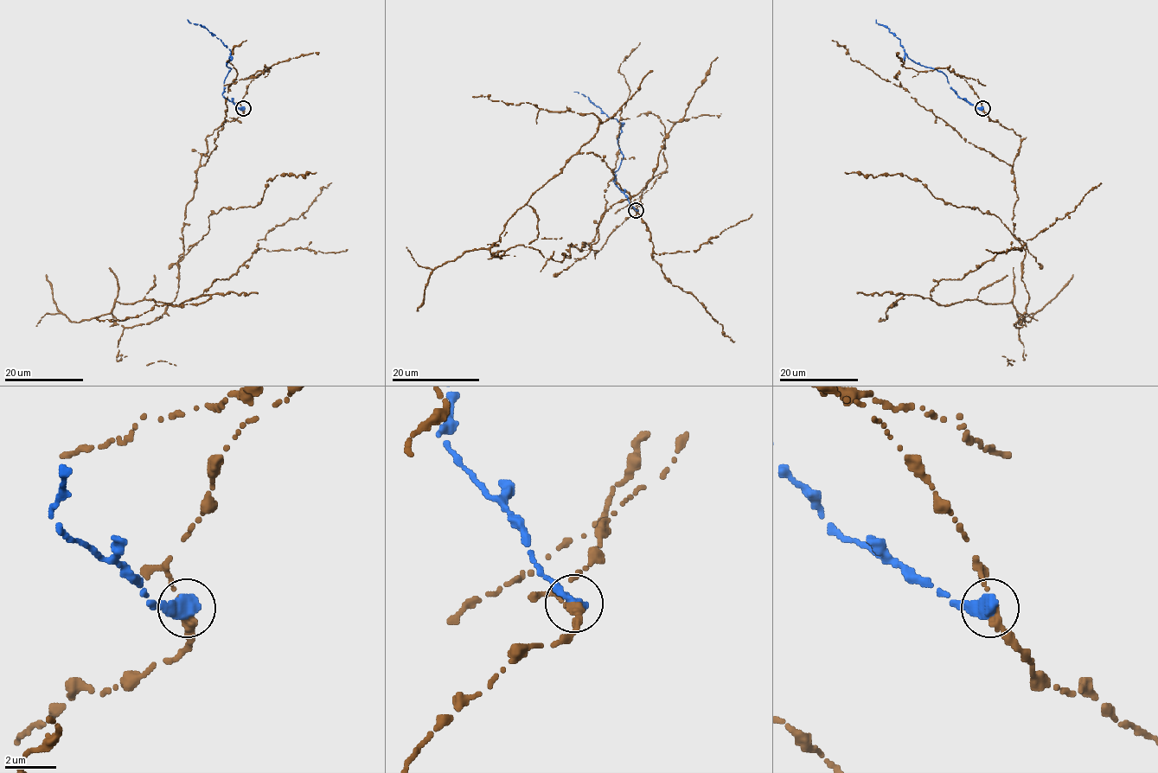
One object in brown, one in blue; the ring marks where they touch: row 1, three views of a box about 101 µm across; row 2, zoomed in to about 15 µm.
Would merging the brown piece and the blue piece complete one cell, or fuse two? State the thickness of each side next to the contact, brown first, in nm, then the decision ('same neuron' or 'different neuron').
320/600 nm | different neuron

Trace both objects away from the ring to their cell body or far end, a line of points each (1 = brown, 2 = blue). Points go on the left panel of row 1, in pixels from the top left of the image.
1: (242, 109), (206, 138), (175, 298), (154, 320), (113, 324), (117, 302), (182, 304), (227, 279), (331, 182)
2: (242, 109), (221, 95), (231, 68), (226, 66), (231, 51), (205, 27), (188, 19)

